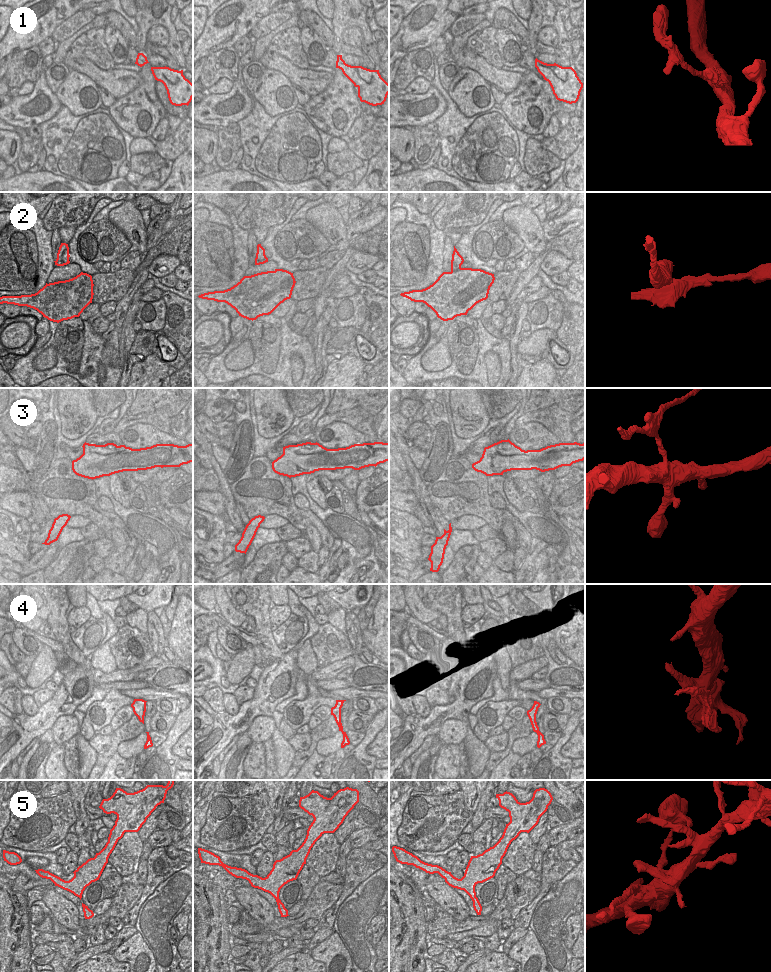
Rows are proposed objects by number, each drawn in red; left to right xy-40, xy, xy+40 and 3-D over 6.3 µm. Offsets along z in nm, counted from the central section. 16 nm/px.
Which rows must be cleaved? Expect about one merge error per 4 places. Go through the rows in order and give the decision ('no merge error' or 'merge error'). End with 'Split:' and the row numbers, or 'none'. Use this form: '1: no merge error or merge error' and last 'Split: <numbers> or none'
1: no merge error
2: merge error
3: no merge error
4: no merge error
5: no merge error
Split: 2

